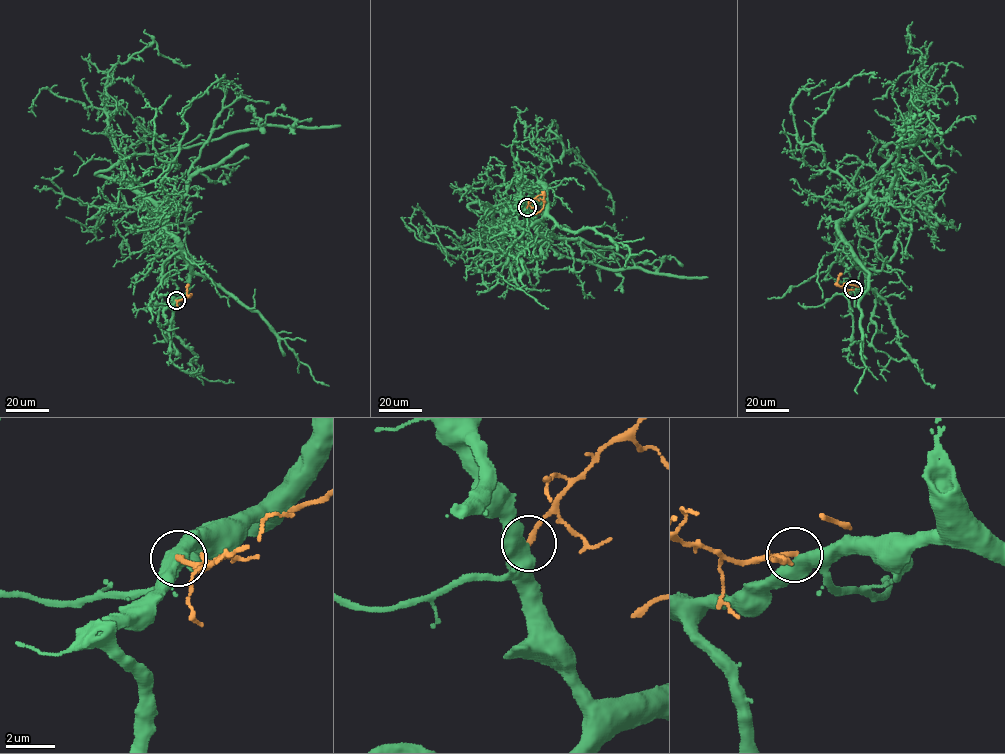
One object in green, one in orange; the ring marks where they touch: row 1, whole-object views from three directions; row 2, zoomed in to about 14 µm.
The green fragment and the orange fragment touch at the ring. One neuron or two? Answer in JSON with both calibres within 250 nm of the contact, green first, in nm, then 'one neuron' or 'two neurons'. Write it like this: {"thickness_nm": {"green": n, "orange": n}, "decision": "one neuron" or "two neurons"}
{"thickness_nm": {"green": 480, "orange": 190}, "decision": "two neurons"}

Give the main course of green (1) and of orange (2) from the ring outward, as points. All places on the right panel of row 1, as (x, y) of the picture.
1: (854, 289), (863, 264), (838, 226), (886, 167), (879, 154), (916, 144), (905, 124), (925, 112), (943, 134)
2: (853, 289), (838, 286), (858, 287)

